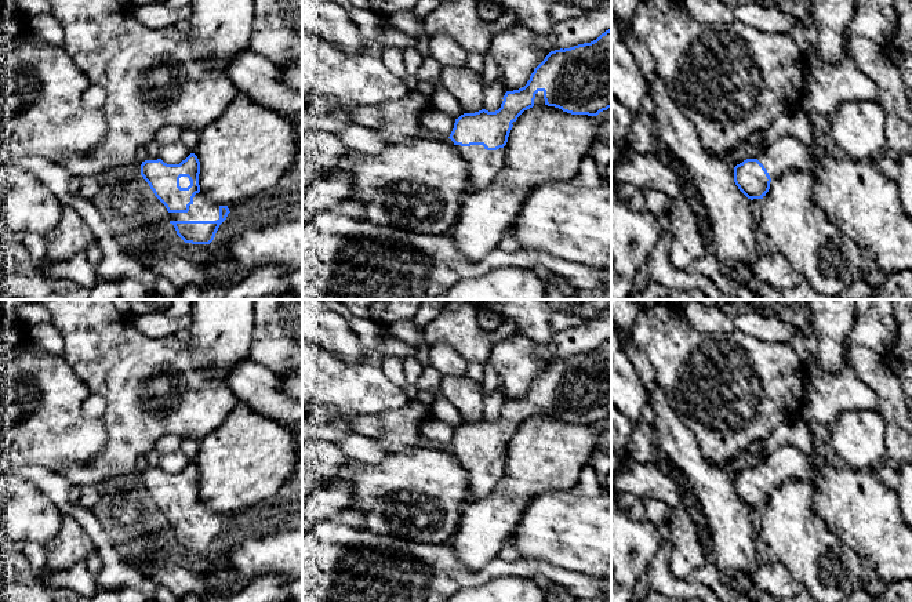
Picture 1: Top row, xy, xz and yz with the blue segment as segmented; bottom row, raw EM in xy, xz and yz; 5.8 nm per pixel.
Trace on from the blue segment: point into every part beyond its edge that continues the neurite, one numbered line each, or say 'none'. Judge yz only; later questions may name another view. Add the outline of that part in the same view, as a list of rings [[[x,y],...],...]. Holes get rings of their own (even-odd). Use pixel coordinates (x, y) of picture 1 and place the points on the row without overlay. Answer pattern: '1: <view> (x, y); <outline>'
1: yz (787, 463); [[[785,445],[769,454],[757,468],[771,489],[778,489],[789,479],[815,482],[821,458],[817,453],[806,454],[795,446]]]

